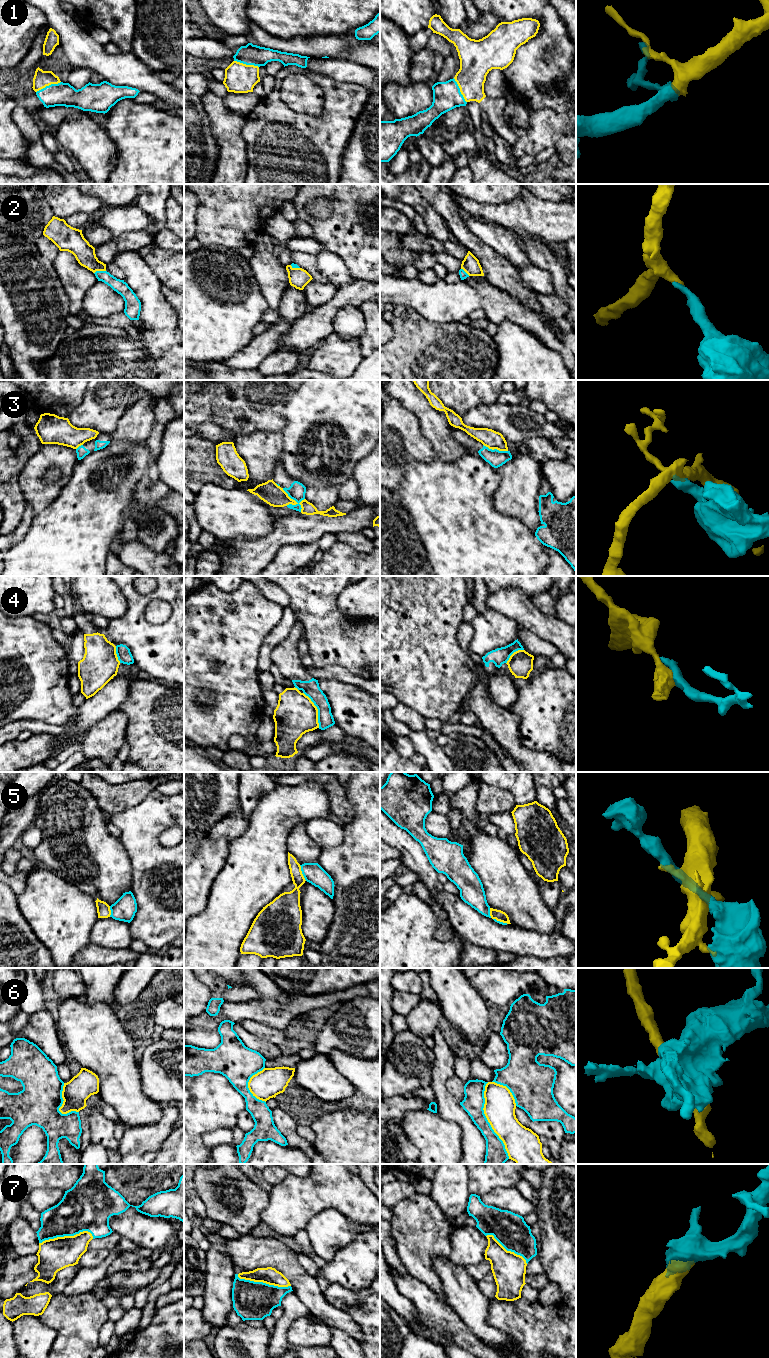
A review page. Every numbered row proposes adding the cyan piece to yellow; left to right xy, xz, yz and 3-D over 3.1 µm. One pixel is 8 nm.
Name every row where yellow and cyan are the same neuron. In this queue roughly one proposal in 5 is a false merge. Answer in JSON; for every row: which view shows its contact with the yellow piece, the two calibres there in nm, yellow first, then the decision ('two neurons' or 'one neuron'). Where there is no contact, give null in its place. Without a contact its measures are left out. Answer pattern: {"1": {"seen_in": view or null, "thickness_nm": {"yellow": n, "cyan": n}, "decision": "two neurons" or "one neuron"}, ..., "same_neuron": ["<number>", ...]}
{"1": {"seen_in": "xy", "thickness_nm": {"yellow": 130, "cyan": 190}, "decision": "one neuron"}, "2": {"seen_in": "xy", "thickness_nm": {"yellow": 160, "cyan": 110}, "decision": "one neuron"}, "3": {"seen_in": "xz", "thickness_nm": {"yellow": 170, "cyan": 140}, "decision": "two neurons"}, "4": {"seen_in": "xz", "thickness_nm": {"yellow": 320, "cyan": 130}, "decision": "two neurons"}, "5": {"seen_in": "xz", "thickness_nm": {"yellow": 160, "cyan": 160}, "decision": "two neurons"}, "6": {"seen_in": "yz", "thickness_nm": {"yellow": 260, "cyan": 170}, "decision": "two neurons"}, "7": {"seen_in": "xy", "thickness_nm": {"yellow": 260, "cyan": 360}, "decision": "one neuron"}, "same_neuron": ["1", "2", "7"]}

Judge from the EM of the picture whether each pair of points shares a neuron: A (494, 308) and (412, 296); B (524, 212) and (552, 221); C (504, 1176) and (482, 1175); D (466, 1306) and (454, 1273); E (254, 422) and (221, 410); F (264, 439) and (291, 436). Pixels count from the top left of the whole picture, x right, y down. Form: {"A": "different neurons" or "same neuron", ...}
{"A": "same neuron", "B": "same neuron", "C": "same neuron", "D": "same neuron", "E": "same neuron", "F": "different neurons"}

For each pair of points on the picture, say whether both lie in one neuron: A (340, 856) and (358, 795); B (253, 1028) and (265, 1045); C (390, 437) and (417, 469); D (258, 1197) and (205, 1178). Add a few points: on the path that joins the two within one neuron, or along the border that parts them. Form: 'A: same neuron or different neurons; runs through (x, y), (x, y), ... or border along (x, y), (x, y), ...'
A: same neuron; runs through (355, 841), (361, 835), (361, 810)
B: different neurons; border along (241, 1024), (251, 1033), (267, 1039), (279, 1047)
C: different neurons; border along (434, 456), (429, 461), (405, 462), (403, 460)
D: same neuron; runs through (245, 1191), (236, 1183), (218, 1180)

